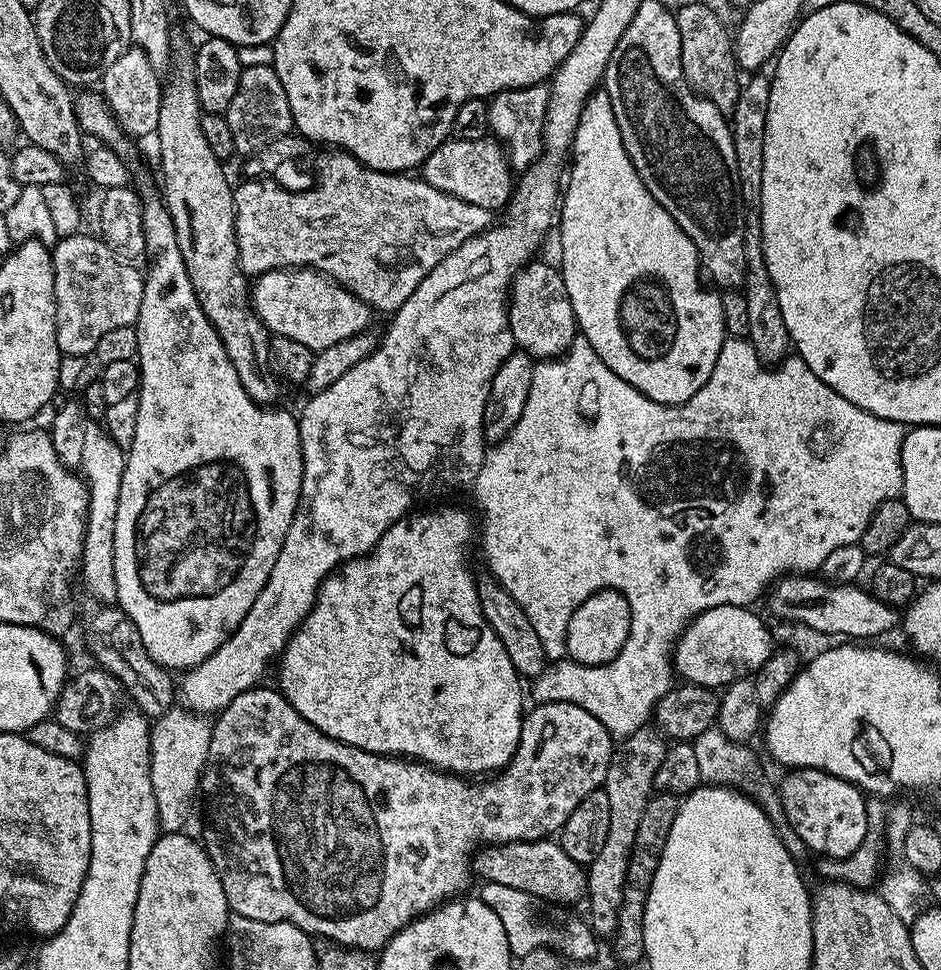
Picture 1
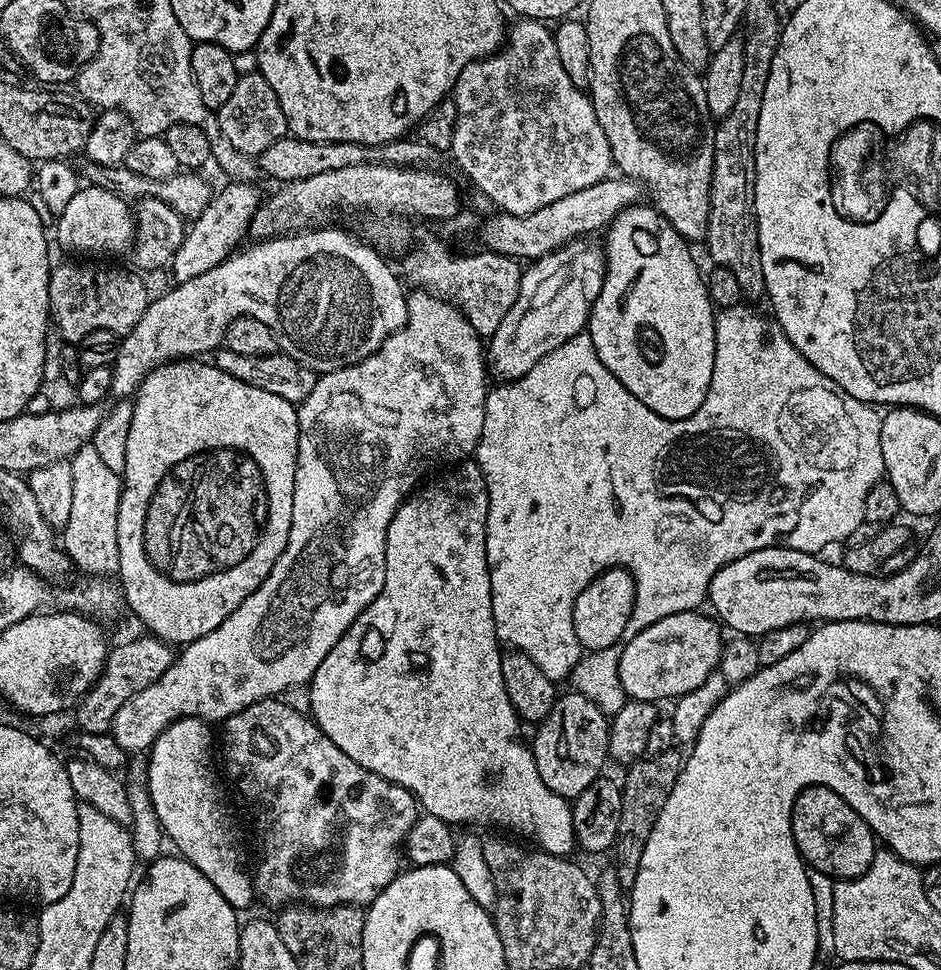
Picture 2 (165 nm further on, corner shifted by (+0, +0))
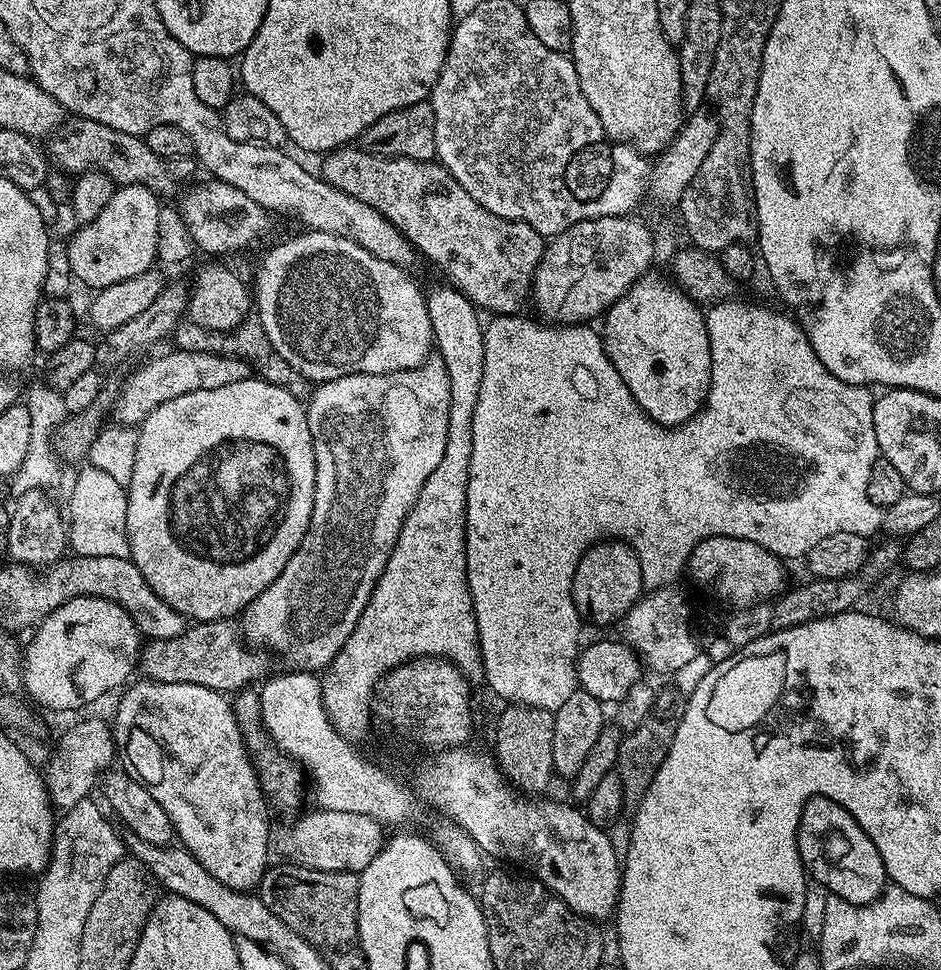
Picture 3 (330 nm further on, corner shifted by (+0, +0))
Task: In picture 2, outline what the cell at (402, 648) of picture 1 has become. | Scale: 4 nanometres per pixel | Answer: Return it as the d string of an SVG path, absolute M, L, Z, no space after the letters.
M469 458L453 467L452 472L444 480L444 488L432 488L421 496L409 495L400 505L388 527L386 534L386 578L378 598L367 608L361 616L347 630L344 636L336 643L334 661L336 668L325 666L318 669L310 681L312 693L311 719L316 725L358 766L410 790L416 797L419 807L427 815L440 818L451 826L457 824L493 824L493 829L507 830L509 833L521 832L529 836L541 852L549 852L555 856L565 858L573 855L572 848L577 847L572 821L572 804L565 797L554 794L542 782L542 774L538 774L538 766L534 762L531 747L520 737L522 721L510 700L502 676L502 641L496 634L494 610L492 609L492 587L490 574L492 569L488 563L486 536L488 534L488 487L486 478L482 474L475 459Z

